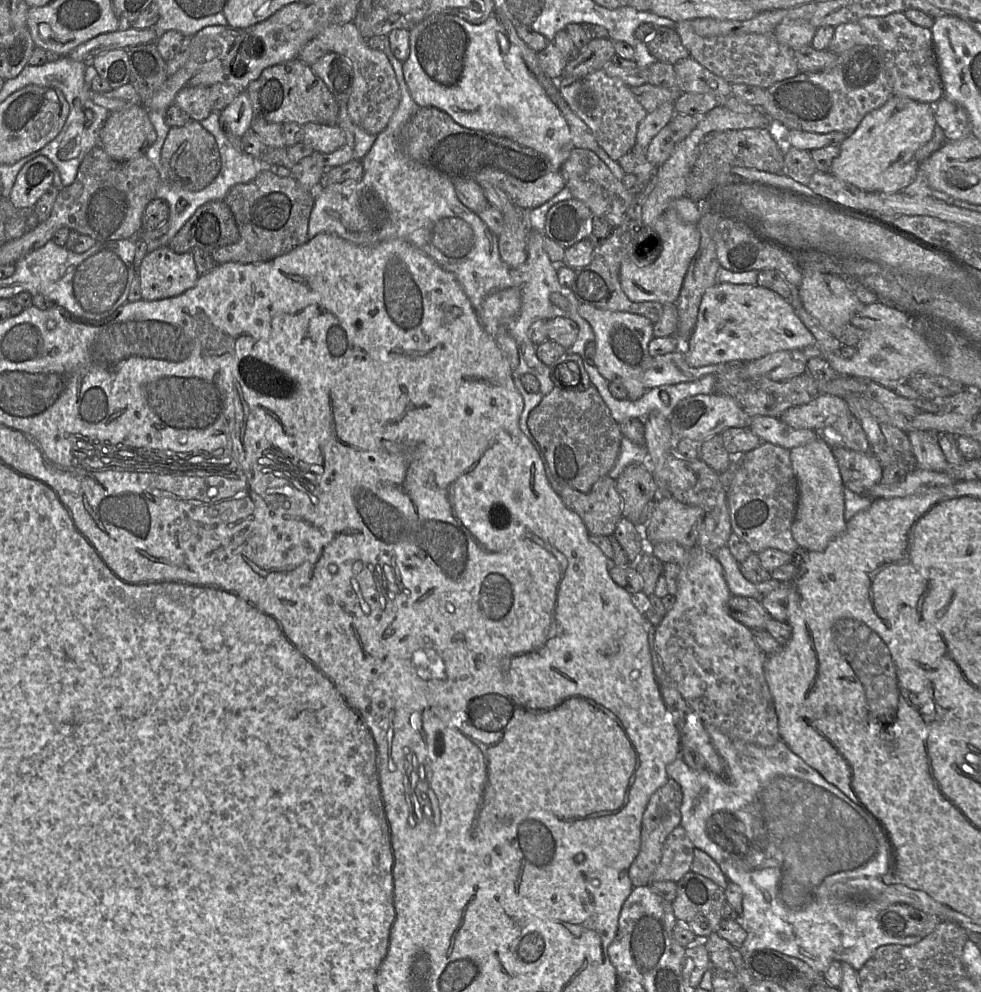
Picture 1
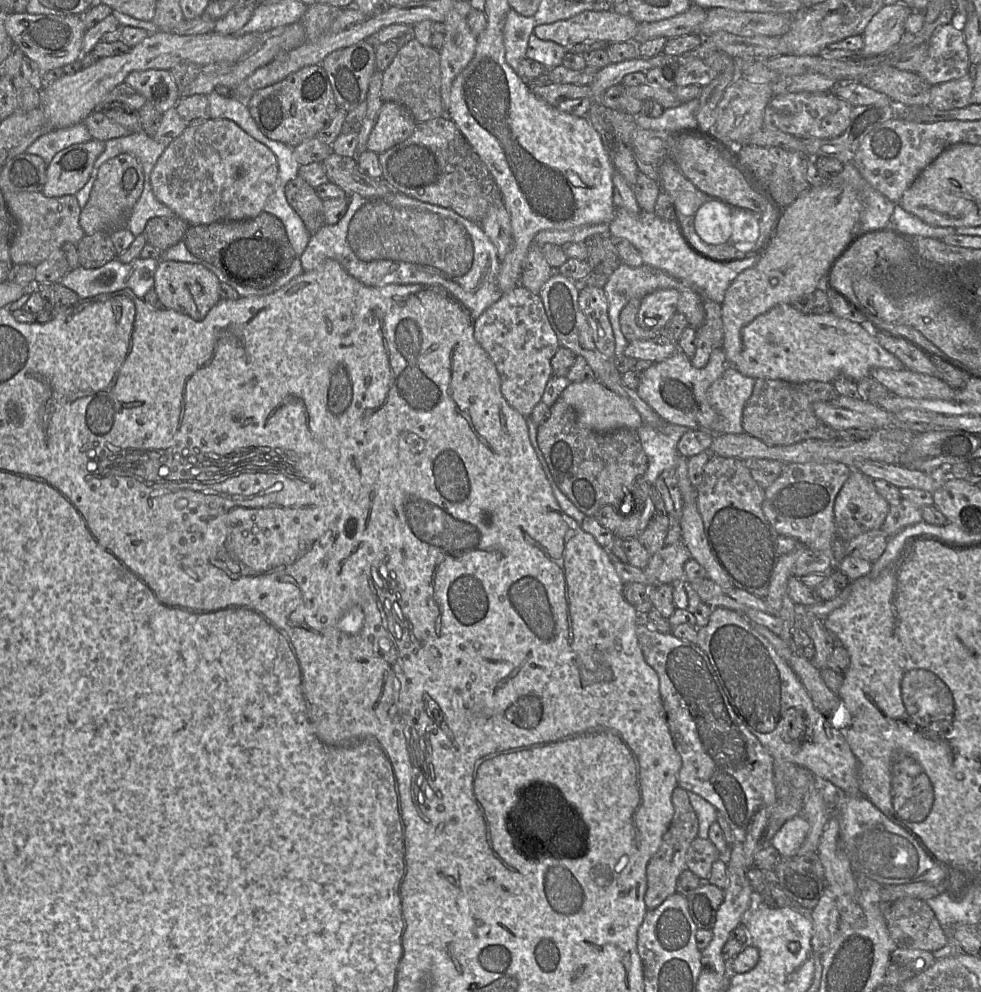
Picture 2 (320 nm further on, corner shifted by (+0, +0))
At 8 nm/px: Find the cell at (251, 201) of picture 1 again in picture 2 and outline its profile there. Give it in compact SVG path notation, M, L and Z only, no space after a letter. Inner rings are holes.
M296 177L285 185L285 196L310 235L314 235L324 225L323 200L315 189L302 178Z

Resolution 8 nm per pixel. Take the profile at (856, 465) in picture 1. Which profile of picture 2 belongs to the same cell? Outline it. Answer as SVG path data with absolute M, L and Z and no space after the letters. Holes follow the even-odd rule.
M852 469L839 491L834 504L835 540L849 543L856 536L881 529L889 511L889 504L876 491L873 479Z

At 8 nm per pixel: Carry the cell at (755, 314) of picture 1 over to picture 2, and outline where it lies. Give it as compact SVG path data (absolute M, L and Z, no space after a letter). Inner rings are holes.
M781 304L757 316L742 329L741 335L742 352L732 367L754 379L832 383L836 378L845 377L857 382L869 377L877 368L905 368L861 324L838 317L832 312L807 315L792 305Z

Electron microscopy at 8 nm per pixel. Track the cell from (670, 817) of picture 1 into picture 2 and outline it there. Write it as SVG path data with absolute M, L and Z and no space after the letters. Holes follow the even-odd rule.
M679 785L673 790L672 803L674 814L671 823L663 835L658 851L652 856L647 865L647 890L644 897L647 910L657 908L670 895L676 892L677 879L687 869L687 850L692 841L698 837L697 814L690 802L687 791Z

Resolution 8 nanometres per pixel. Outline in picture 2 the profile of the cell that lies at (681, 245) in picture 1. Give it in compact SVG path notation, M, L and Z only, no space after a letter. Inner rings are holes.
M660 289L645 296L637 315L638 325L645 330L660 330L677 312L679 290Z

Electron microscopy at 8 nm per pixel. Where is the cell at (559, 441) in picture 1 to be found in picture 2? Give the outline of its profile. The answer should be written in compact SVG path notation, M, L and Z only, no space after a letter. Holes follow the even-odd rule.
M560 397L550 411L549 418L537 427L537 441L559 490L586 516L595 515L605 505L620 509L623 502L628 502L626 496L633 482L648 469L648 458L636 432L628 428L606 433L590 430L581 425L575 410Z

